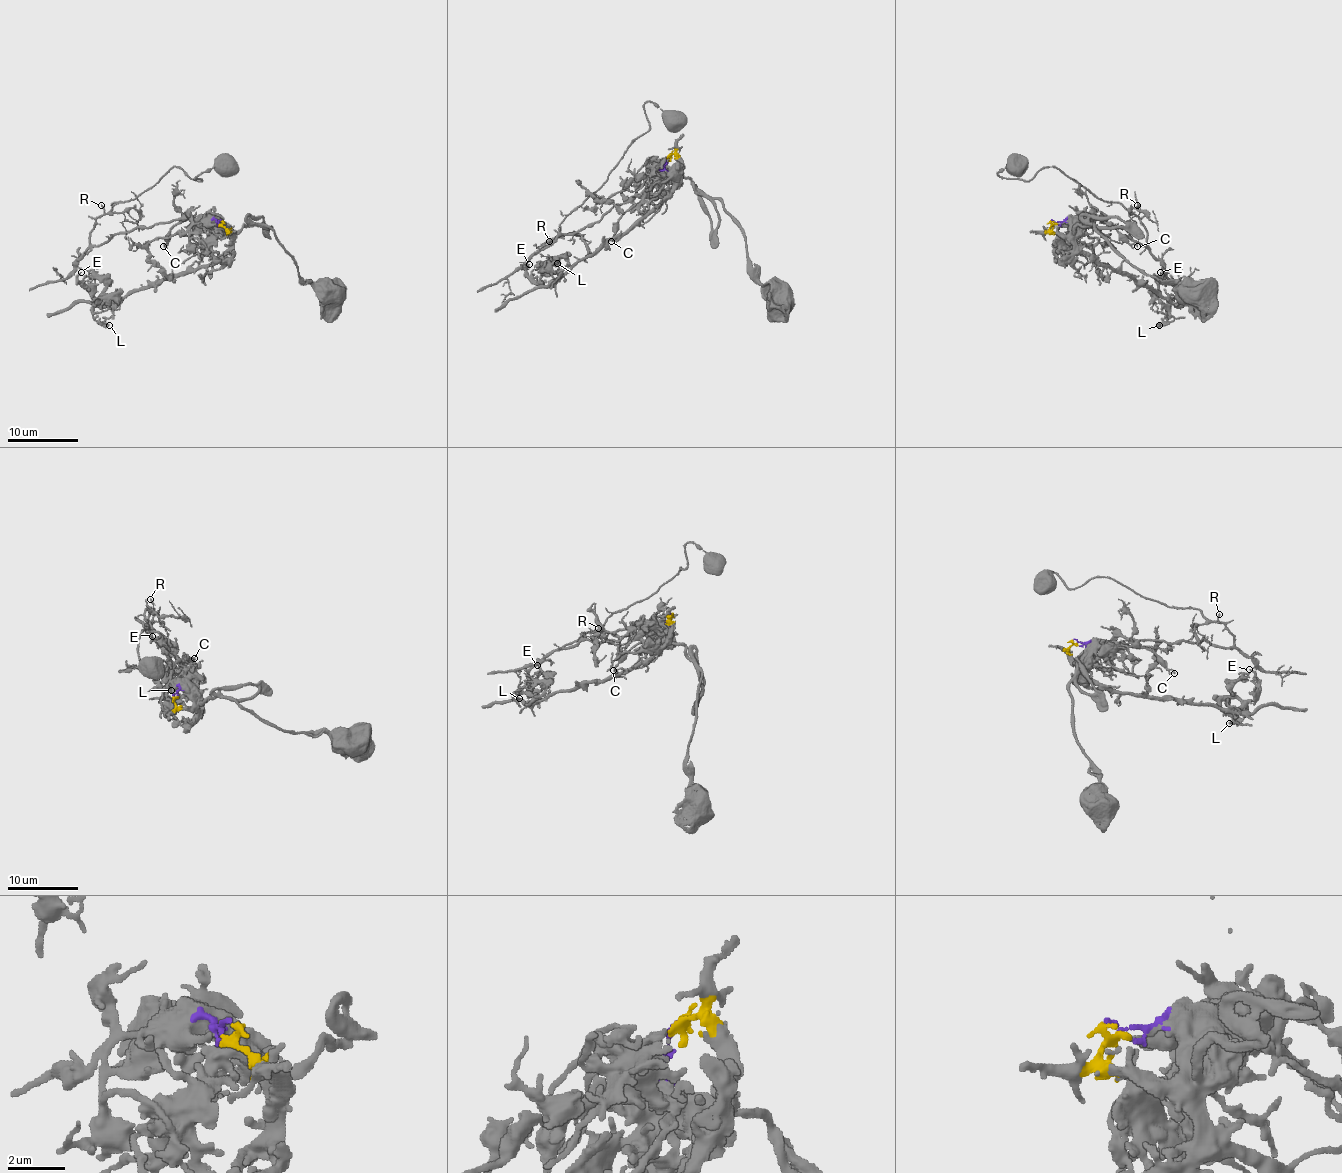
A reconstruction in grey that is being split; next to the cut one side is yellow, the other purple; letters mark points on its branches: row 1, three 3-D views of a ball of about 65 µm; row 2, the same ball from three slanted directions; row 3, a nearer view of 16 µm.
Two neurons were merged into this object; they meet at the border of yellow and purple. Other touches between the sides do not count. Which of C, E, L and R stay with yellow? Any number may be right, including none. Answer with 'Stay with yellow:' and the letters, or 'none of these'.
Stay with yellow: E, L

